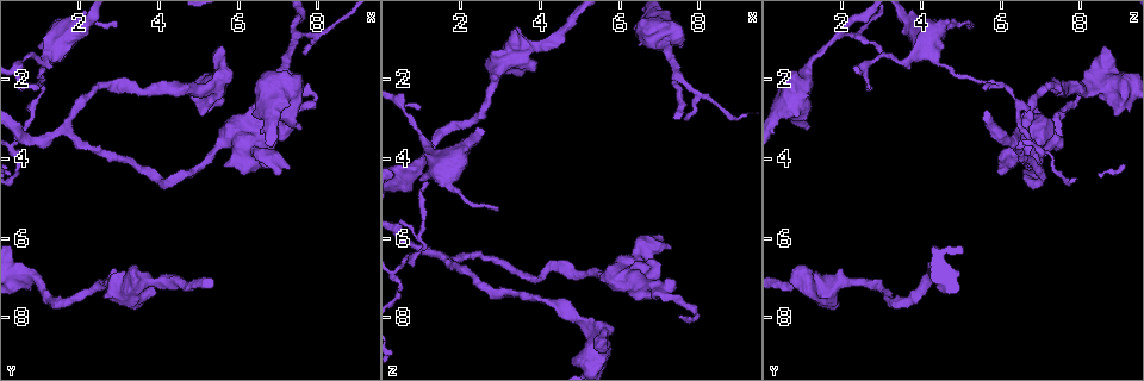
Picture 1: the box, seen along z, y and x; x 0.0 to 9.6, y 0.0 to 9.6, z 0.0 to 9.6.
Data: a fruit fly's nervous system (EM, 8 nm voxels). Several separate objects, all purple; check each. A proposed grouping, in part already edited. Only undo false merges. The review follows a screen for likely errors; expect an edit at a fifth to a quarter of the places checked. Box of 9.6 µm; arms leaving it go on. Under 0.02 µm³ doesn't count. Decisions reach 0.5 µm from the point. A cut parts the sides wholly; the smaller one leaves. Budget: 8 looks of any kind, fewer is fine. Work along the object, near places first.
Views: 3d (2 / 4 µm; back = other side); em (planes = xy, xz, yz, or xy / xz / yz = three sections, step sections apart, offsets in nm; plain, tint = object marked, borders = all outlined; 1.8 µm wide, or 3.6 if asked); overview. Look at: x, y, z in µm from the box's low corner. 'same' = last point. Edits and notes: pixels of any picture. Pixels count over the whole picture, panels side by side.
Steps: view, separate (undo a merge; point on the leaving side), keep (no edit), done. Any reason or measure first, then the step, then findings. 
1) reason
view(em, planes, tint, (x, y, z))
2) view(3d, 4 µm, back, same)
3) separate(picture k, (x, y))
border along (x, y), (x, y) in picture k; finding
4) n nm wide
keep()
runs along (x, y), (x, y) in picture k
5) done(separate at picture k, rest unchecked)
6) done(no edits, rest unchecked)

sudden change in width
view(3d, 2 µm, (1.10, 1.50, 3.55))

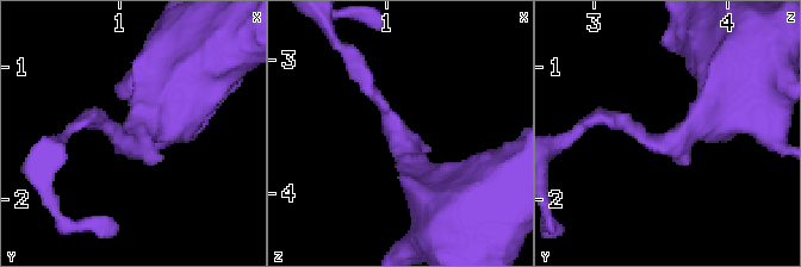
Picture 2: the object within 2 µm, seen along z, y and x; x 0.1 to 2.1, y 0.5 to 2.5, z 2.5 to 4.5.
need the tissue
view(em, yz, step 4, tint, (1.10, 1.56, 3.56))

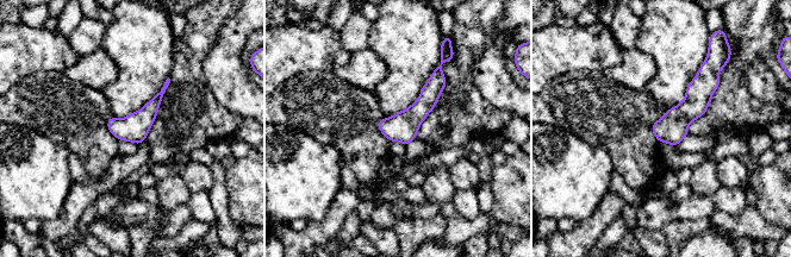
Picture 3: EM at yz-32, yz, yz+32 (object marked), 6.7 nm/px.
cut it another way
view(em, planes, borders, same)

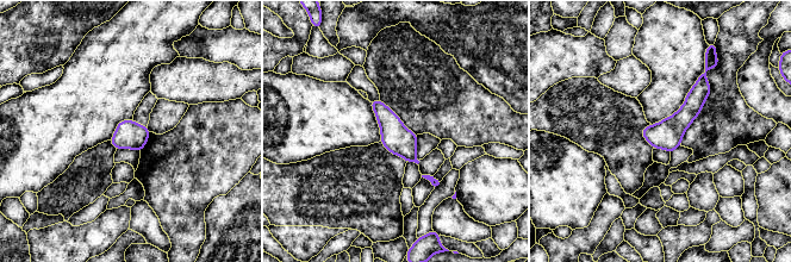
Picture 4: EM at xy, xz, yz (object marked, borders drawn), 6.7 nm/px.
190 nm wide
keep()
runs along (703, 78), (692, 107), (656, 145) in picture 4; one neuron here

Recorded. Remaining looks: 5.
view(em, 3.6 µm, xy, step 4, tint, (6.55, 3.45, 6.95))

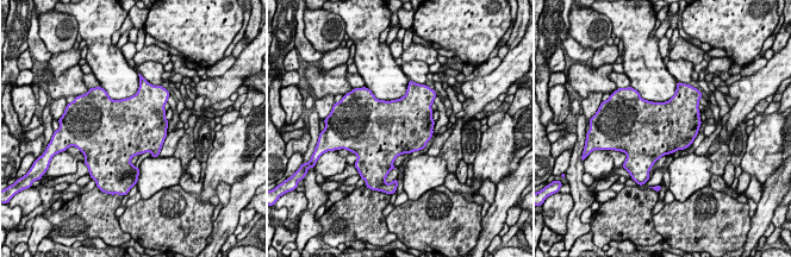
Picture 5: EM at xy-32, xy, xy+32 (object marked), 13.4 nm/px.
cut it another way
view(em, 3.6 µm, planes, tint, same)

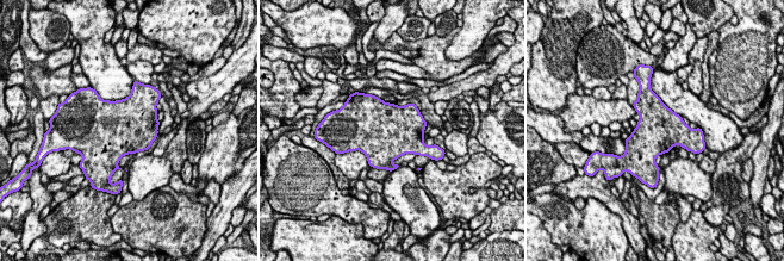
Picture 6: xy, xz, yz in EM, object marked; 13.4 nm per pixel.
keep()
one neuron here

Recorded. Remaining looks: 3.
branch point
view(3d, 2 µm, (1.75, 3.20, 6.65))

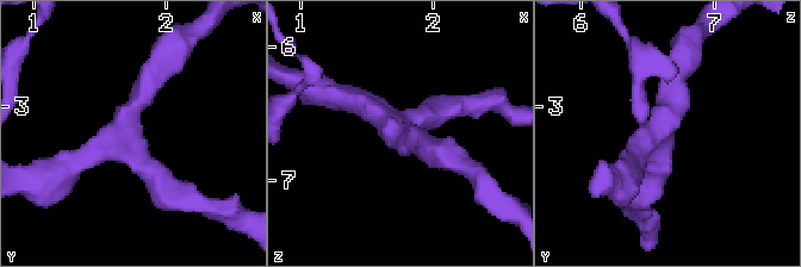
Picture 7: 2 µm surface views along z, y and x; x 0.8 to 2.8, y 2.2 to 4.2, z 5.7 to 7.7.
now the EM
view(em, planes, tint, (1.72, 3.20, 6.60))

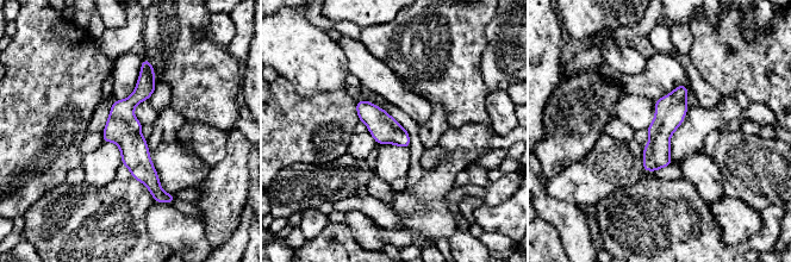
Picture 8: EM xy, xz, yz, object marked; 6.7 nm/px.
keep()
runs along (145, 63), (128, 137), (157, 197) in picture 8; all the same neuron

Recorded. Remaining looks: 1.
done(no edits, rest unchecked)

